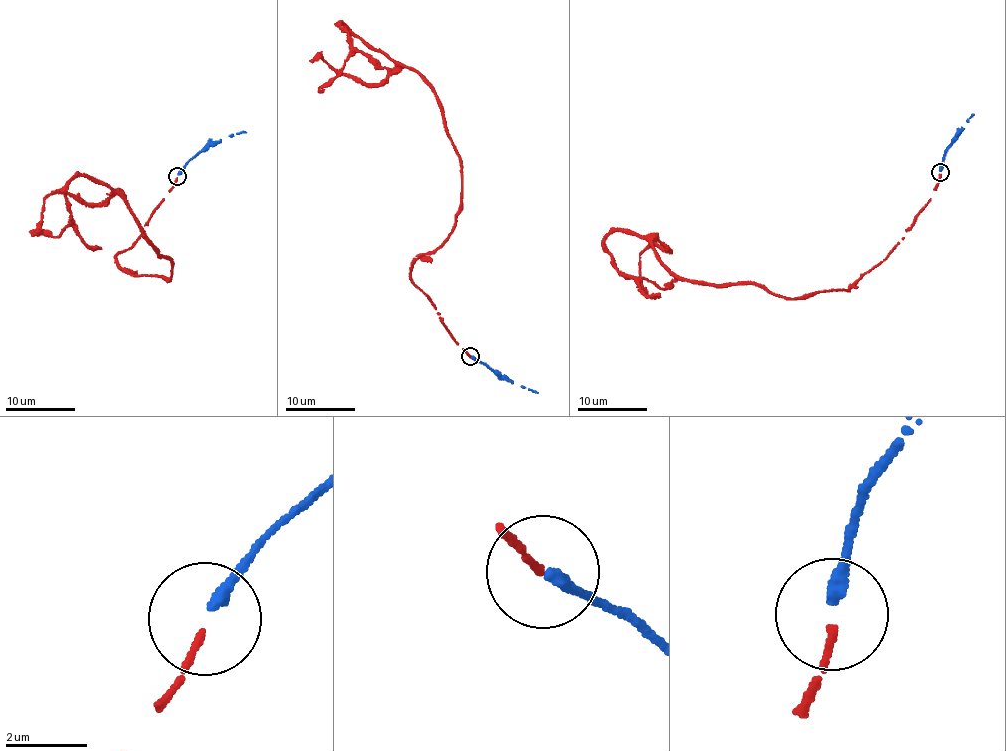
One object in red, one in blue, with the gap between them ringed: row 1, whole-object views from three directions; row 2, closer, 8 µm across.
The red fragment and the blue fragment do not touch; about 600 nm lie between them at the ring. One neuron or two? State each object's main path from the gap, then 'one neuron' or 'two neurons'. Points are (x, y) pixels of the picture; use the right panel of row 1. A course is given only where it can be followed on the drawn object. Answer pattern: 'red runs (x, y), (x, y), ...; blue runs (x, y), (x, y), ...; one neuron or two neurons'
red runs (940, 174), (849, 289), (785, 299), (679, 277), (635, 233), (605, 238), (619, 271), (663, 289), (673, 273); blue runs (940, 170), (943, 155), (973, 114); one neuron

